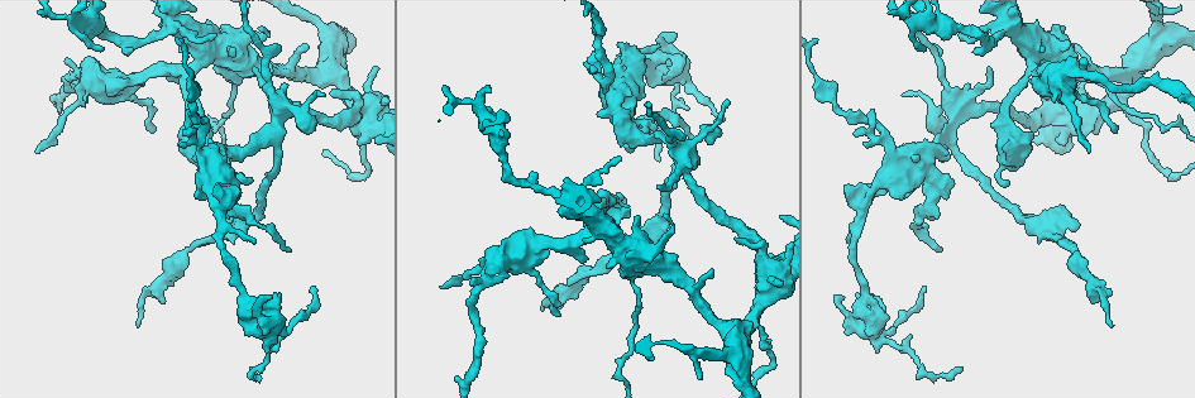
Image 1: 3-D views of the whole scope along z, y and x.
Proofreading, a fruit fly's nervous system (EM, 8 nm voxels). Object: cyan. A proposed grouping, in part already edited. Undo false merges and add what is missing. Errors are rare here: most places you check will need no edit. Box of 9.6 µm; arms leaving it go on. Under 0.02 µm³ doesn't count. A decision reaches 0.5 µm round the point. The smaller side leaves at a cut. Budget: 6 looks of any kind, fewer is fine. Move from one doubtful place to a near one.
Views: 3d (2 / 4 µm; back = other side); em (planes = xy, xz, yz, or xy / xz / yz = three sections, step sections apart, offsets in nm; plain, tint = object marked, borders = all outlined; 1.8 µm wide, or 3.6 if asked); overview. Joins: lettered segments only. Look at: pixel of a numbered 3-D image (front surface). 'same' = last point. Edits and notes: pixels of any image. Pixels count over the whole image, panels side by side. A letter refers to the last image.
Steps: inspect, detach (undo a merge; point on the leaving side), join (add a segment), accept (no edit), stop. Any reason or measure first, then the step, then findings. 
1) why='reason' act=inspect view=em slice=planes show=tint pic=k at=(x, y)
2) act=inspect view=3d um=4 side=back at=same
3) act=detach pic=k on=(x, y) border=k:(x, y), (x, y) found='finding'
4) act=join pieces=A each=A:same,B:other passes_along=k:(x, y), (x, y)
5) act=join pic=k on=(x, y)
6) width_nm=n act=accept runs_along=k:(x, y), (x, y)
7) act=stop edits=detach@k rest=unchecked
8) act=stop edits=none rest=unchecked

why='thick turns thin' act=inspect view=3d um=4 pic=1 at=(869, 296)

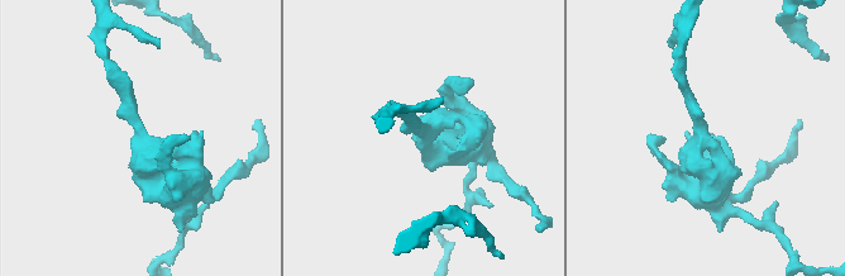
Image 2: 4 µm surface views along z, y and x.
act=inspect view=em slice=planes show=tint pic=2 at=(141, 143)

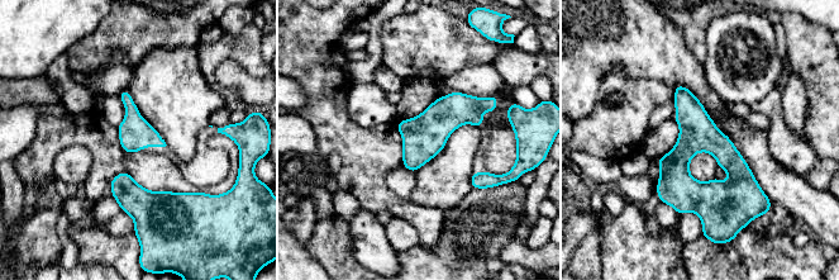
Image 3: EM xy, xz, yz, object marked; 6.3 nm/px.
why='what lies round it' act=inspect view=em slice=planes show=borders at=same

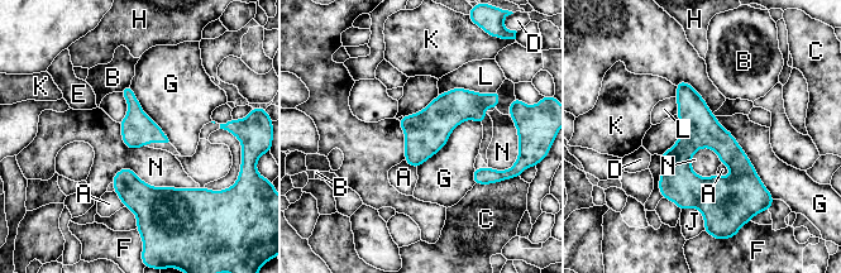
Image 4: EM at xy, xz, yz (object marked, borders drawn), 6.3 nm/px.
width_nm=220 act=accept each=A:other,B:other,C:other,D:other,E:other,F:other,G:other,H:other,J:other,K:other,L:other,N:other runs_along=4:(682, 84), (684, 180), (711, 211) found='all the same neuron'

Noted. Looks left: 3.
why='an open end' act=inspect view=em slice=planes show=plain pic=1 at=(313, 288)

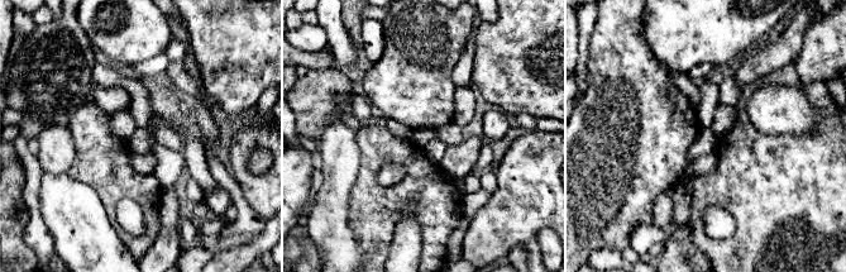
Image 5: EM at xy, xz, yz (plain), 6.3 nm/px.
act=inspect view=em slice=planes show=tint at=same

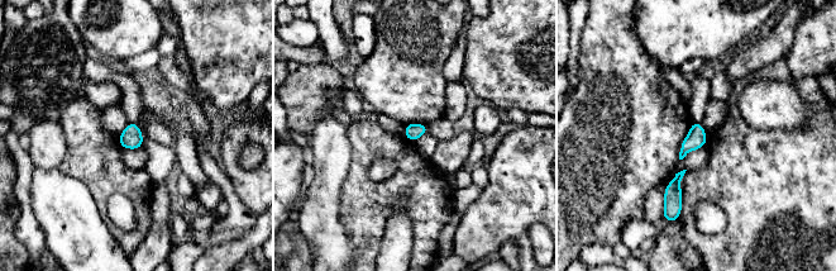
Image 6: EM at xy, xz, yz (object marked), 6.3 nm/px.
why='see the neighbours' act=inspect view=em slice=planes show=borders at=same

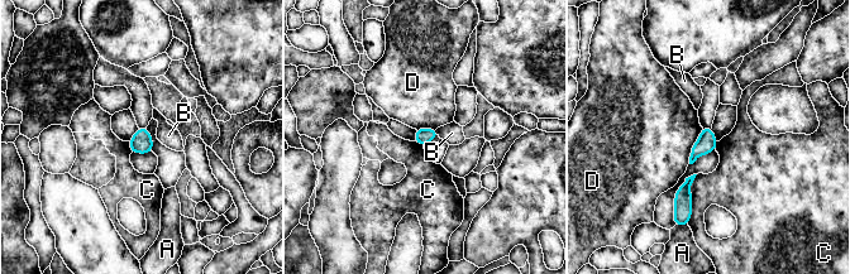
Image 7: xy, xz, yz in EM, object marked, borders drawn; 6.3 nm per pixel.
width_nm=110 act=accept each=A:other,B:other,C:other,D:other border=7:(697, 174), (691, 187), (688, 224) found='no lettered segment goes on from it'

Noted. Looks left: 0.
act=stop edits=none rest=unchecked

